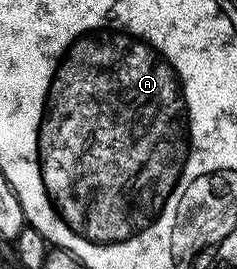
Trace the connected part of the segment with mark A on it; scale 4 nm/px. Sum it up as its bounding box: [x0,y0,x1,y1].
[27,22,195,246]

